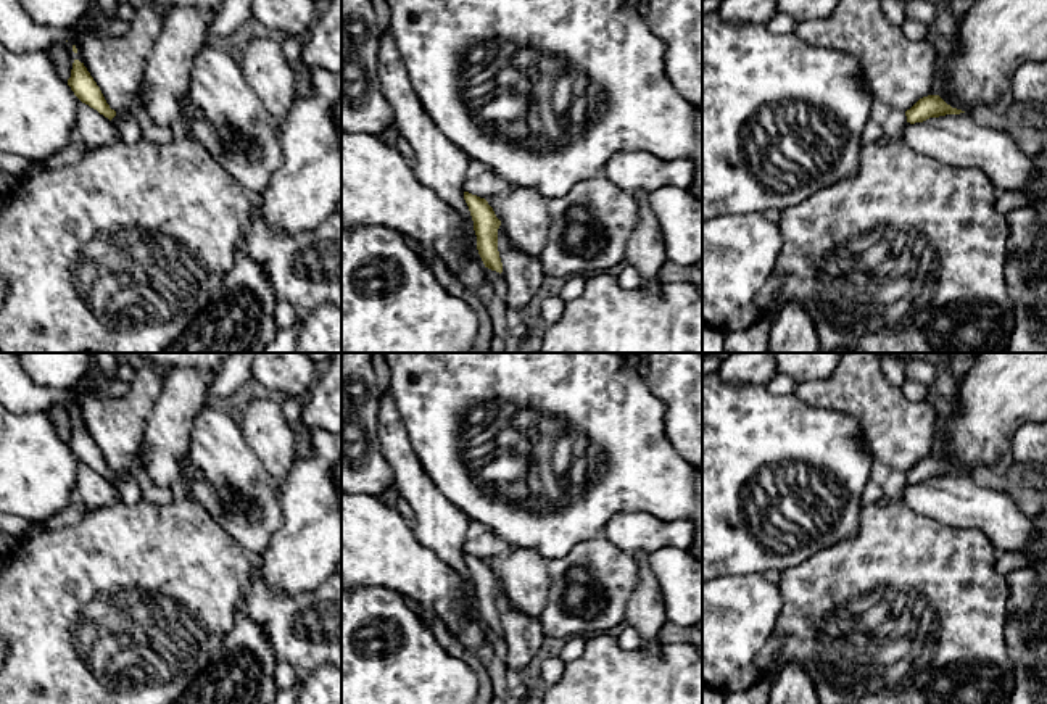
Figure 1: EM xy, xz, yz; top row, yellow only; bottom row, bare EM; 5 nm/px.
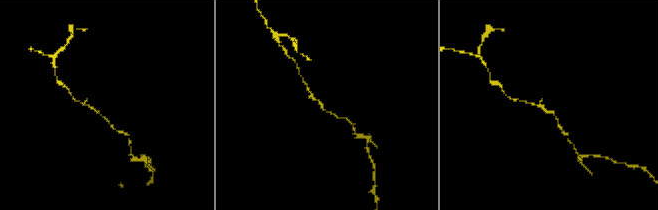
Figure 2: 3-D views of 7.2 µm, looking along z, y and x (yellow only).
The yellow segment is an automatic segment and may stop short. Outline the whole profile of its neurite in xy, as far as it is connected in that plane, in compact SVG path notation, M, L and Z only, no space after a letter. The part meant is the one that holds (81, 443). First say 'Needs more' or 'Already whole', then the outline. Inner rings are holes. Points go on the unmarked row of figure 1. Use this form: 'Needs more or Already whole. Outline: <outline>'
Already whole. Outline: M74 420L71 438L68 440L68 446L74 453L74 456L90 469L97 470L100 475L108 478L110 482L116 477L116 472L110 469L106 464L100 448L79 420Z

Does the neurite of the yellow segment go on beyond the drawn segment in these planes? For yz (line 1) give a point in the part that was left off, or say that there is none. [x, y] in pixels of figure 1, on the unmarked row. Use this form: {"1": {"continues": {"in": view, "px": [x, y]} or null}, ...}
{"1": {"continues": null}}

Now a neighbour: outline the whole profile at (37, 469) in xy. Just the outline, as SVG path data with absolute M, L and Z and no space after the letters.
M0 404L0 514L45 522L72 498L81 461L58 437L50 409L16 414Z

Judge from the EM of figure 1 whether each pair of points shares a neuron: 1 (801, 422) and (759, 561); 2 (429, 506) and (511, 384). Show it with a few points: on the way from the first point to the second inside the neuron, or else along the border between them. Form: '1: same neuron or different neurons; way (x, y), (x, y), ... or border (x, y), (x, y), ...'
1: same neuron; way (764, 450), (724, 490), (724, 524)
2: different neurons; border (417, 458), (434, 485), (467, 514)

